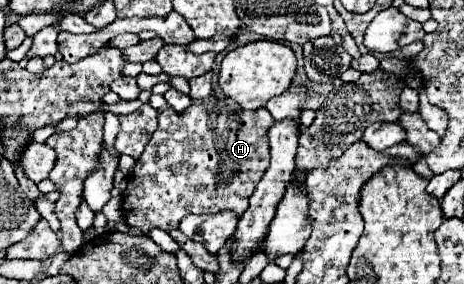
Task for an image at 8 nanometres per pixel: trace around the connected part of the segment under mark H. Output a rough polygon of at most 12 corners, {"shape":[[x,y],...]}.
{"shape":[[216,95],[160,109],[122,211],[150,235],[240,217],[274,119]]}

